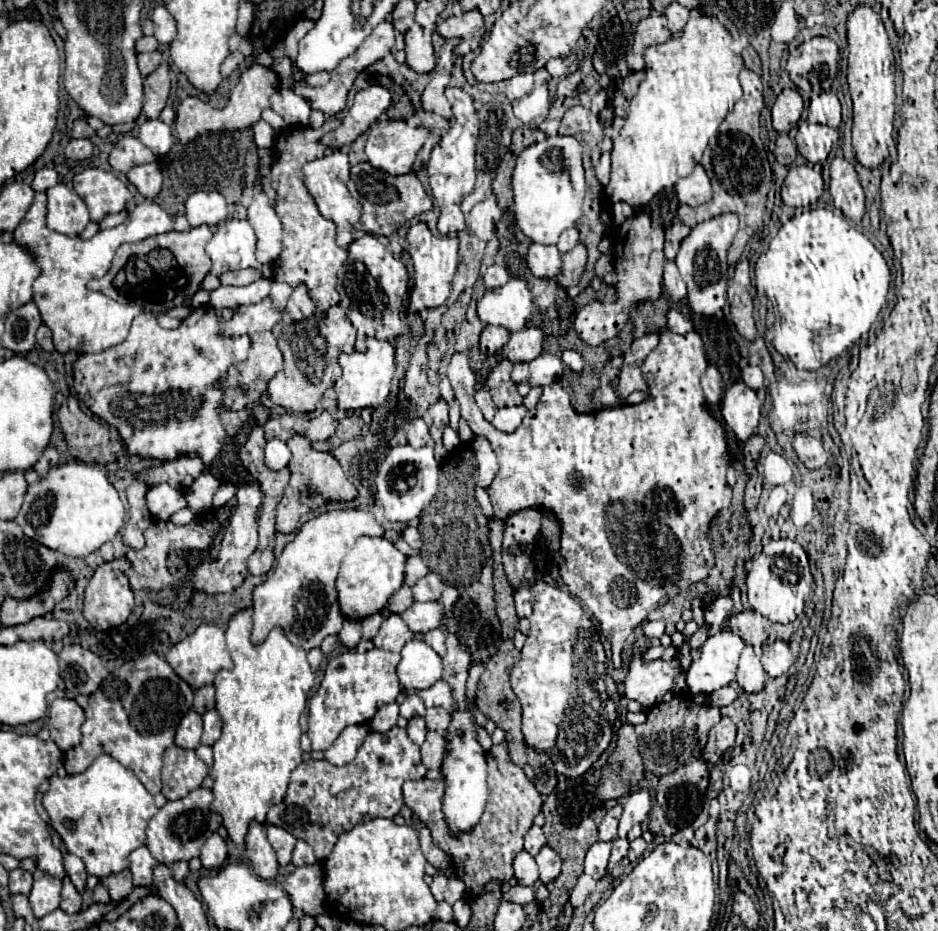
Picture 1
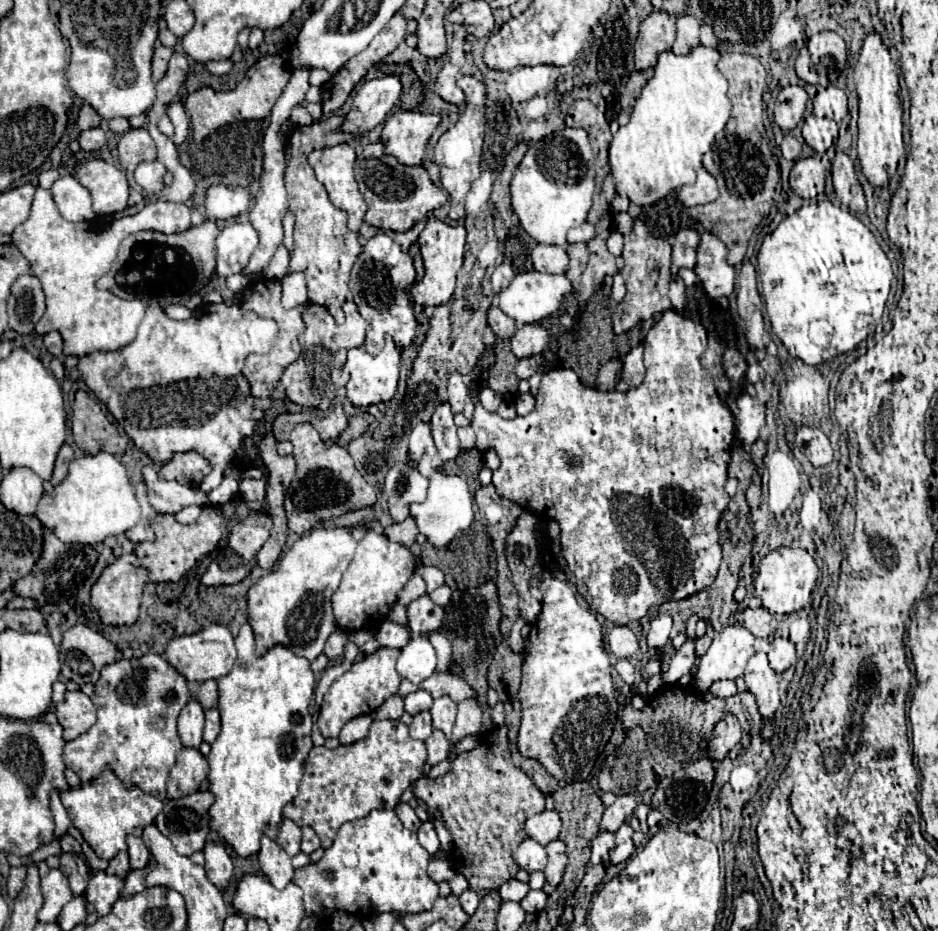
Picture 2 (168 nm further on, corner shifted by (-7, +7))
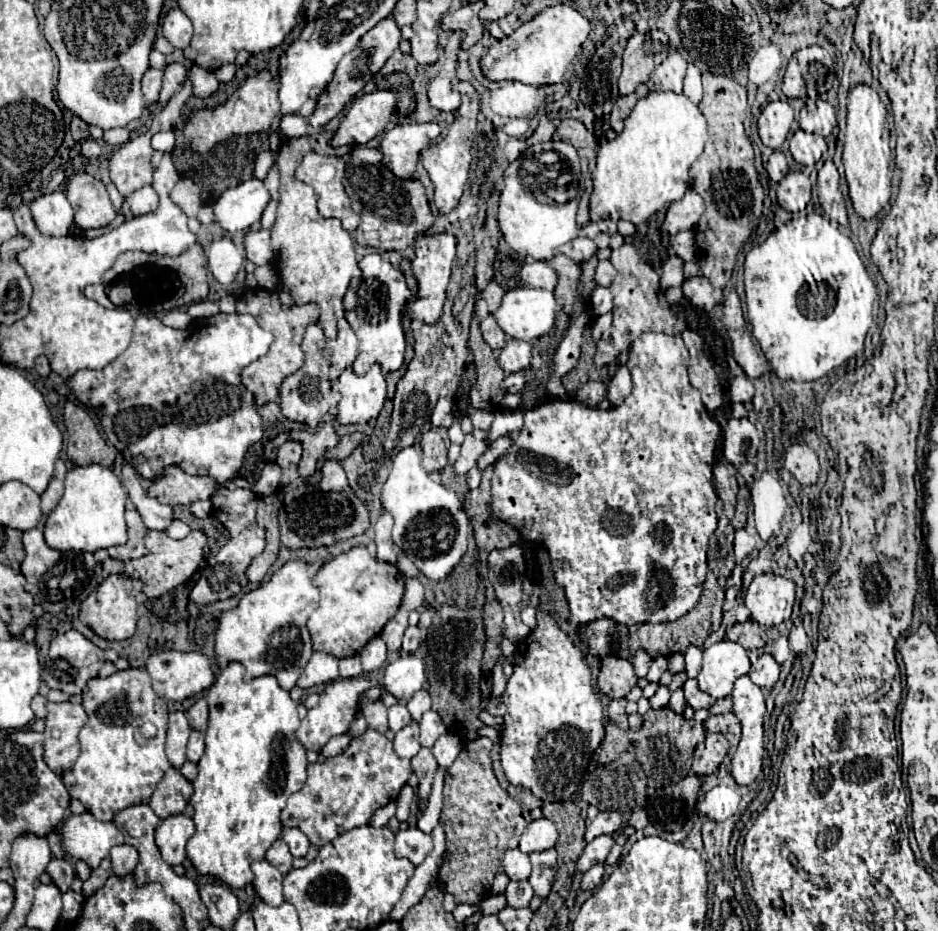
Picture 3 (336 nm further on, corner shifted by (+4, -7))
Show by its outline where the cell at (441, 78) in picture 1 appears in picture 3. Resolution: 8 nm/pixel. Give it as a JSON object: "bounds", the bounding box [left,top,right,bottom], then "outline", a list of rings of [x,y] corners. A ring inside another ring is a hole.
{"bounds":[429,76,461,112],"outline":[[[437,76],[429,82],[429,100],[431,100],[431,106],[443,112],[453,112],[461,104],[459,92],[455,92],[451,86],[451,80],[443,76]]]}

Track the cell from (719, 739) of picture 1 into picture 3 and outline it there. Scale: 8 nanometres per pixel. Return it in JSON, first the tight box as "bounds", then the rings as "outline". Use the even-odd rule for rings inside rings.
{"bounds":[691,734,729,776],"outline":[[[707,734],[705,740],[695,748],[691,770],[697,776],[713,774],[723,762],[727,750],[729,750],[729,742],[723,734]]]}

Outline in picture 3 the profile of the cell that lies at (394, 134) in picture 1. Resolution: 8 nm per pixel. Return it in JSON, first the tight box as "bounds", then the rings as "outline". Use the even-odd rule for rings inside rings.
{"bounds":[381,122,441,178],"outline":[[[437,122],[399,124],[385,132],[381,142],[383,162],[397,178],[411,178],[419,162],[419,152],[441,134]]]}

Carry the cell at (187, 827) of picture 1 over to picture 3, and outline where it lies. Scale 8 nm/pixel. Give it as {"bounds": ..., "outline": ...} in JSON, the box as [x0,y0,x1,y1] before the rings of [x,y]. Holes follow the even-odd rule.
{"bounds":[155,814,195,866],"outline":[[[175,814],[175,816],[161,820],[161,824],[155,832],[155,840],[157,840],[159,852],[167,864],[175,866],[187,858],[185,844],[193,834],[195,834],[195,824],[191,818],[187,818],[183,814]]]}

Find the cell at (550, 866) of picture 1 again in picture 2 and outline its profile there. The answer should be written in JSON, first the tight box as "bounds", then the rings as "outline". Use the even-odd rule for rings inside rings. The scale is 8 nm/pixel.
{"bounds":[544,840,566,886],"outline":[[[554,840],[546,846],[548,866],[544,870],[544,876],[546,876],[546,882],[552,886],[556,886],[562,880],[562,874],[566,868],[566,852],[564,850],[566,850],[566,846],[560,840]]]}

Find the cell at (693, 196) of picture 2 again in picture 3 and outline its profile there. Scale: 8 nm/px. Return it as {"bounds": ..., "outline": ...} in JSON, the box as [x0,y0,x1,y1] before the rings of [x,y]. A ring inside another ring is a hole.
{"bounds":[663,188,705,234],"outline":[[[691,188],[685,192],[683,200],[673,202],[667,210],[667,218],[663,222],[663,228],[669,234],[677,234],[683,230],[693,230],[699,222],[699,216],[705,212],[705,202],[703,198],[693,192]]]}

